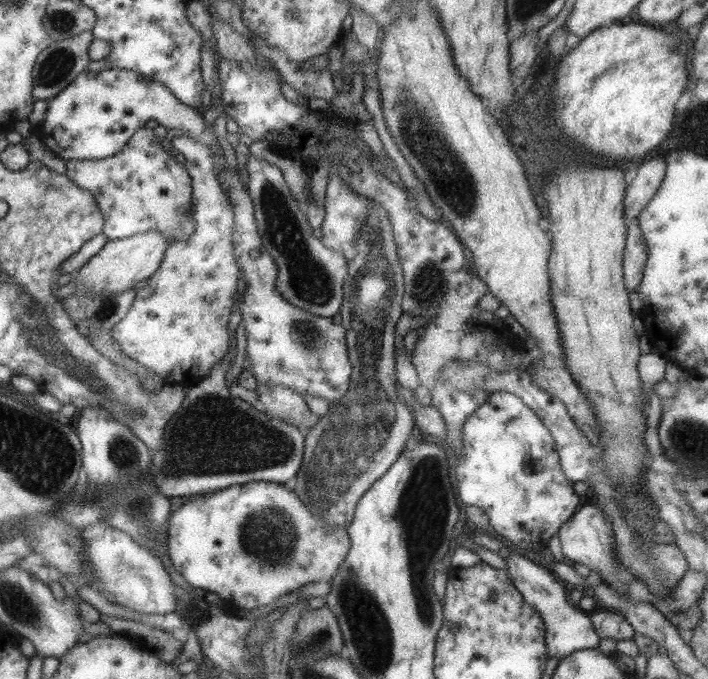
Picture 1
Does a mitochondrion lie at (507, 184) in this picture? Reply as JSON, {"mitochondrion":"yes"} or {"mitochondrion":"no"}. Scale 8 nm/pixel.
{"mitochondrion":"no"}

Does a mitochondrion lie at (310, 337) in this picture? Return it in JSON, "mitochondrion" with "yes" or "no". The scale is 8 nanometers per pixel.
{"mitochondrion":"yes"}

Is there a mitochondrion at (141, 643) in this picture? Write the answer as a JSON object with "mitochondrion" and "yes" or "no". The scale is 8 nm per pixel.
{"mitochondrion":"no"}

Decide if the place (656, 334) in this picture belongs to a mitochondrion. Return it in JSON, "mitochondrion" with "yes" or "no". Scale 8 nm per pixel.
{"mitochondrion":"no"}

